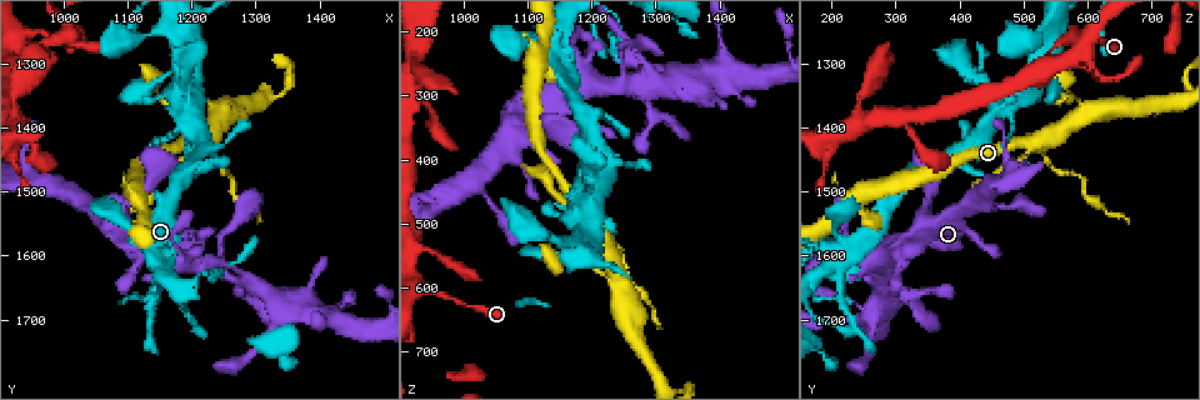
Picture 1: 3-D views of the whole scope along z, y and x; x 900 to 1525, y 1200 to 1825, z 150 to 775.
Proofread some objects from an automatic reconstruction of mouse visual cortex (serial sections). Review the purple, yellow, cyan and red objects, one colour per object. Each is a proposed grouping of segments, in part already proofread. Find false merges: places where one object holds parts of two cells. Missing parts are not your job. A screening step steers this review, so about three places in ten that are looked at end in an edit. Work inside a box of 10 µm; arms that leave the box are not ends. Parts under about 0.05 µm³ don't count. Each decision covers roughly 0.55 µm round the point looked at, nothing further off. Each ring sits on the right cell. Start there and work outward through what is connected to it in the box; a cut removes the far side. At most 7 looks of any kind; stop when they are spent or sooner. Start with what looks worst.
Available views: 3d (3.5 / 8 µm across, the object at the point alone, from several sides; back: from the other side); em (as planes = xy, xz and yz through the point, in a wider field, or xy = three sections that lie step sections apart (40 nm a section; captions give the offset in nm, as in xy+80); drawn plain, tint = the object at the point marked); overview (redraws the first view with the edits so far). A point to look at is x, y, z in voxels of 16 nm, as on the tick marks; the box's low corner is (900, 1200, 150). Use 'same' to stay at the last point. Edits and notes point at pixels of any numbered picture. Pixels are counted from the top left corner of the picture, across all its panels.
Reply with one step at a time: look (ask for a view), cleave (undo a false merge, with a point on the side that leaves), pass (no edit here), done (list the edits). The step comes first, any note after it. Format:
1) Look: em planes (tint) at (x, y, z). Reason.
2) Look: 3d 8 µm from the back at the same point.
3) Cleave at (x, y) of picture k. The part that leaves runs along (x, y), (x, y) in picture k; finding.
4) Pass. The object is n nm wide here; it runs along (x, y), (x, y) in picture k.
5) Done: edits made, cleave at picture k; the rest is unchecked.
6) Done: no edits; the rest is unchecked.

Look: 3d 3.5 µm at (1245, 1455, 540). Sudden change in width.

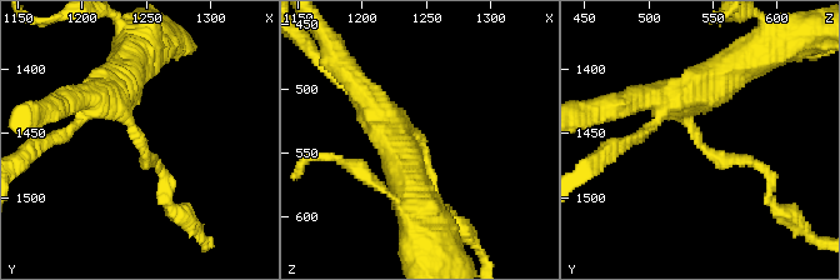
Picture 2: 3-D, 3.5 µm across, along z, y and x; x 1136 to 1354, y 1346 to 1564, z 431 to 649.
Look: em xy step 5 (tint) at (1242, 1452, 536). The arms are 150, 450 nm wide.

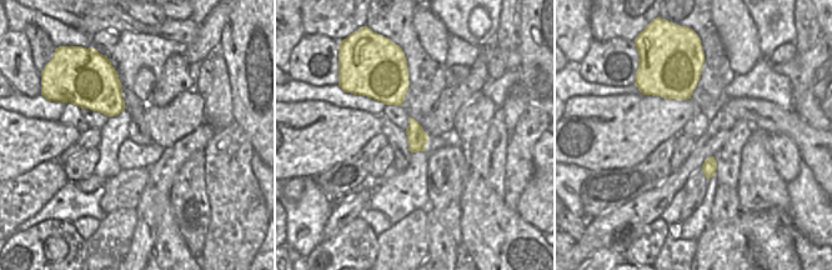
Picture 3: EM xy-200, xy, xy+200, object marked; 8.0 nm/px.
Look: em planes (tint) at the same point.

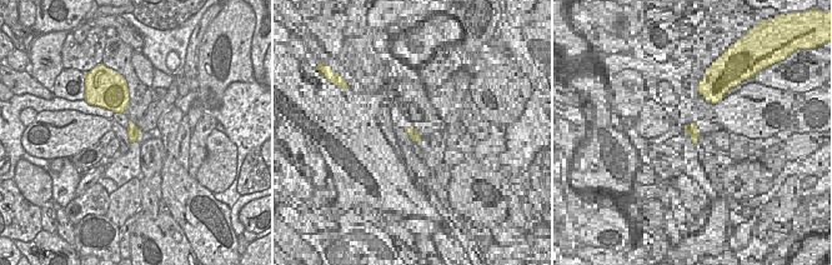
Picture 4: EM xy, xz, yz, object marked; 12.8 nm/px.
Cleave at (720, 161) of picture 2. The part that leaves runs along (695, 134), (714, 156), (761, 164), (769, 191) in picture 2; two cells meet here.

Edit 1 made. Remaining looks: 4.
Look: 3d 8 µm at (1275, 1645, 285).

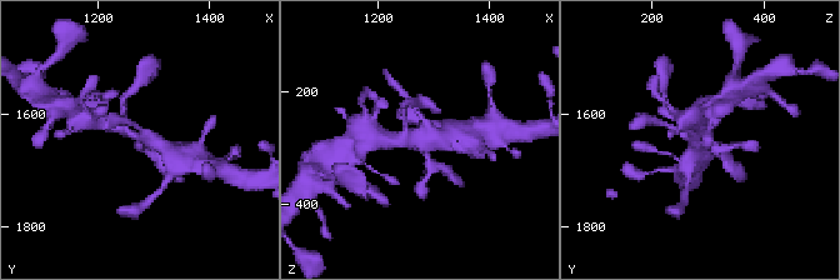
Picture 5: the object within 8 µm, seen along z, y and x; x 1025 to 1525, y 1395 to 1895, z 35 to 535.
Look: 3d 3.5 µm at the same point. Zoom in.

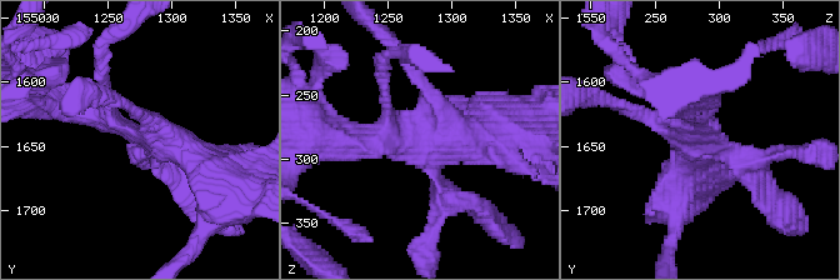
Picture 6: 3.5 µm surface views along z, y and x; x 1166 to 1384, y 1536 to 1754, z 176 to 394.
Look: em xy step 5 (tint) at (1278, 1642, 288). 4 arms meet here; the arms are 200, 200, 350, 400 nm wide.

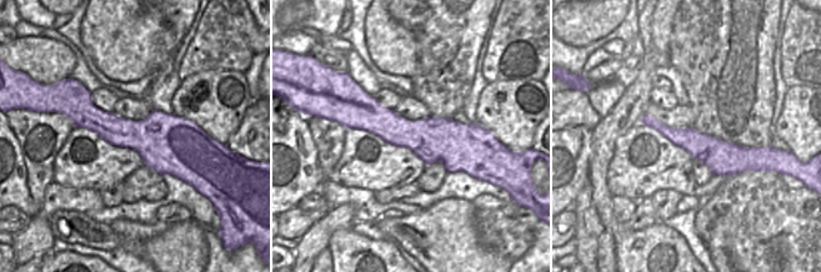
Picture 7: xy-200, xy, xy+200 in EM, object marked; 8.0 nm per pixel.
Pass. The object is 360 nm wide here; it runs along (65, 98), (180, 144), (210, 171) in picture 6; continuous, no second cell.

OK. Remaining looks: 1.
Done: edits made, cleave at picture 2; the rest is unchecked.

